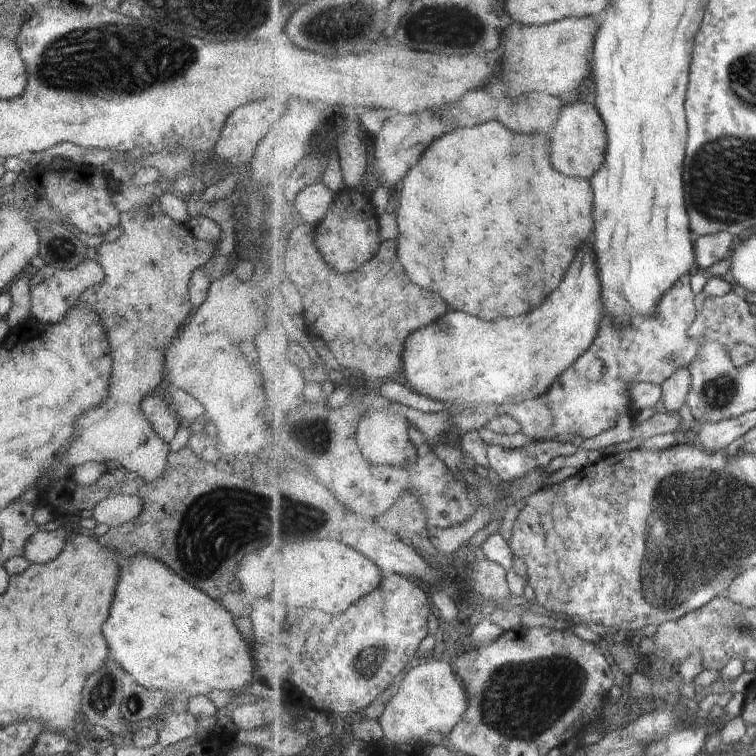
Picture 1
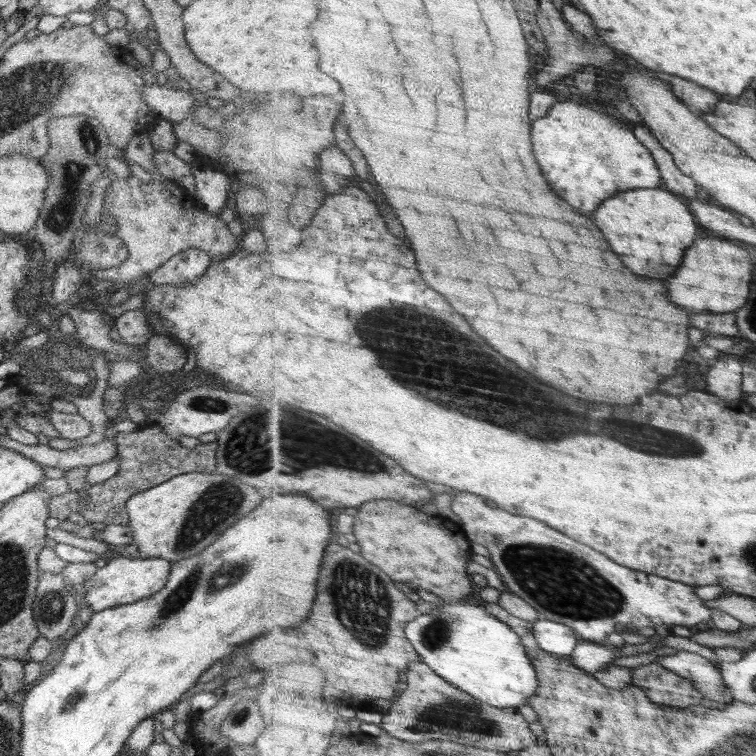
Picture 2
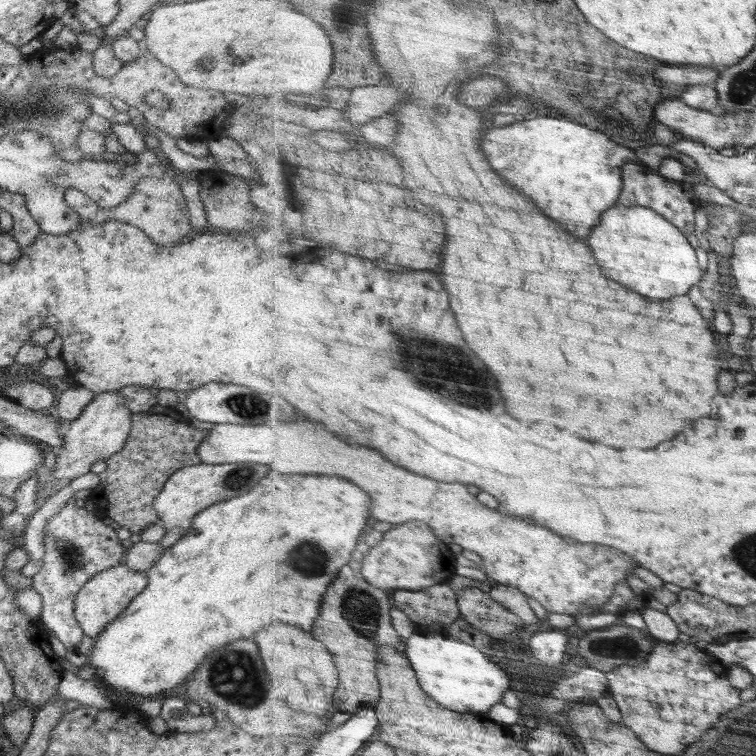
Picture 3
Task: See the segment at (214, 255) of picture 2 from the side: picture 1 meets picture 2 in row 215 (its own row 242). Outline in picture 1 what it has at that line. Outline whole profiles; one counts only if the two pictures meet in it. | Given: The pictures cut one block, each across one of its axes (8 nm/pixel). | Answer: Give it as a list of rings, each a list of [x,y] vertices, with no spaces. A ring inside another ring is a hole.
[[[156,197],[152,199],[151,205],[142,204],[130,212],[119,213],[122,233],[113,242],[103,240],[96,249],[94,258],[104,270],[104,282],[87,288],[78,298],[76,305],[90,306],[100,316],[111,350],[112,376],[106,400],[76,418],[72,444],[58,459],[59,465],[72,468],[86,462],[105,463],[106,460],[116,460],[122,467],[138,474],[144,482],[154,482],[164,474],[170,450],[169,444],[154,432],[146,420],[141,408],[142,400],[151,395],[159,384],[166,383],[164,350],[172,344],[180,326],[182,327],[194,312],[194,306],[189,299],[191,276],[214,256],[216,245],[196,239],[192,232],[182,228],[182,224],[177,224],[162,211]]]

